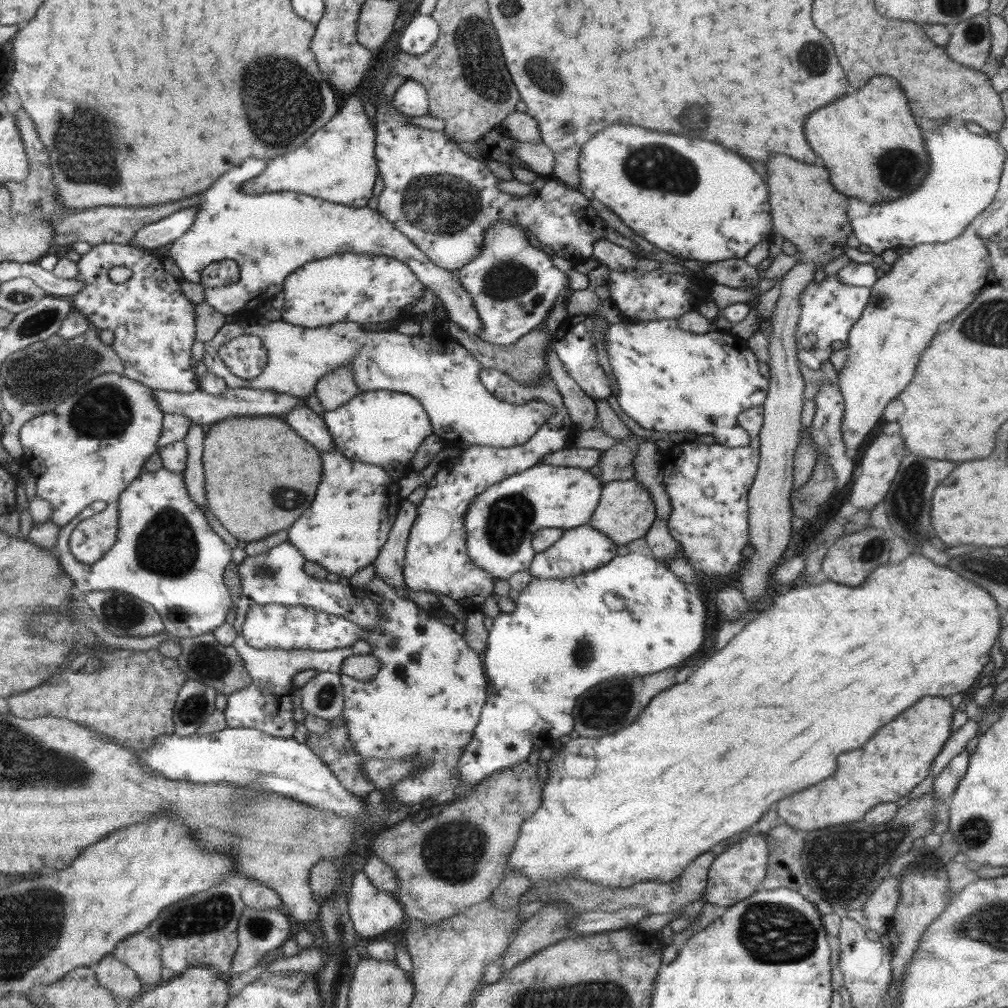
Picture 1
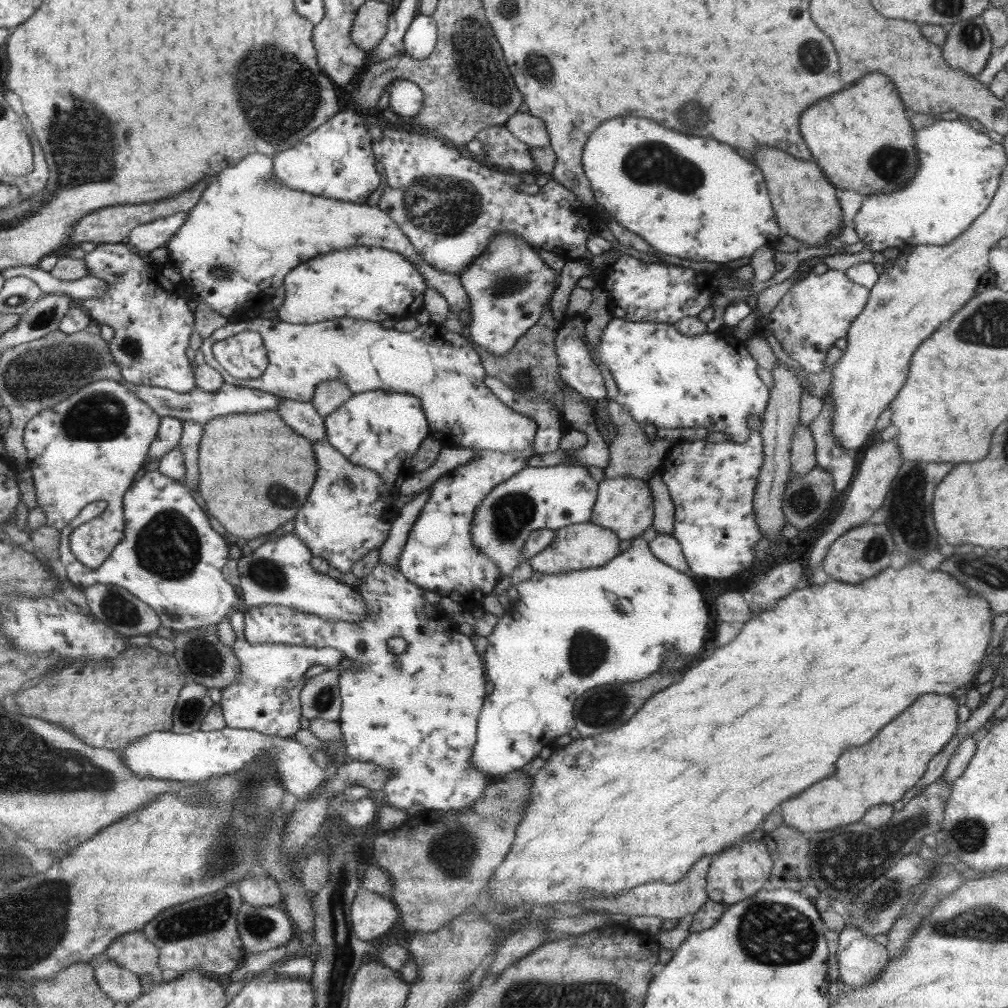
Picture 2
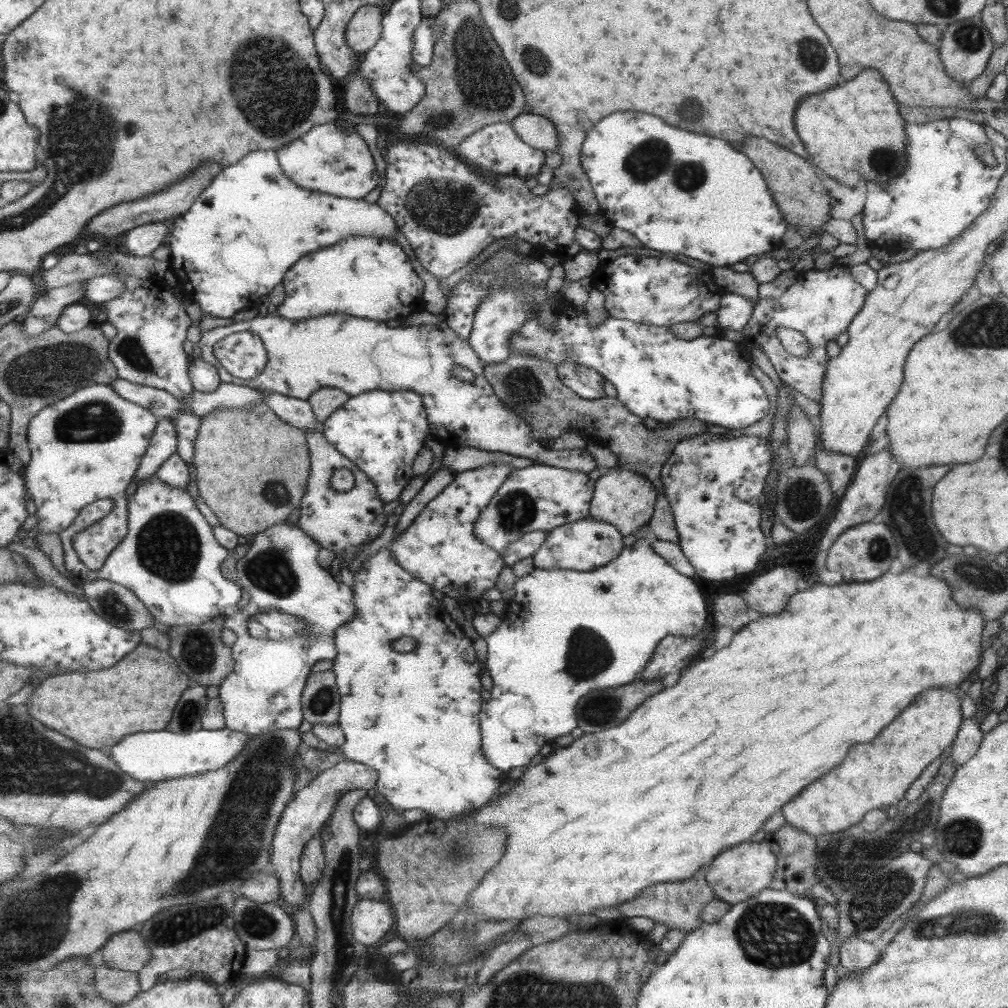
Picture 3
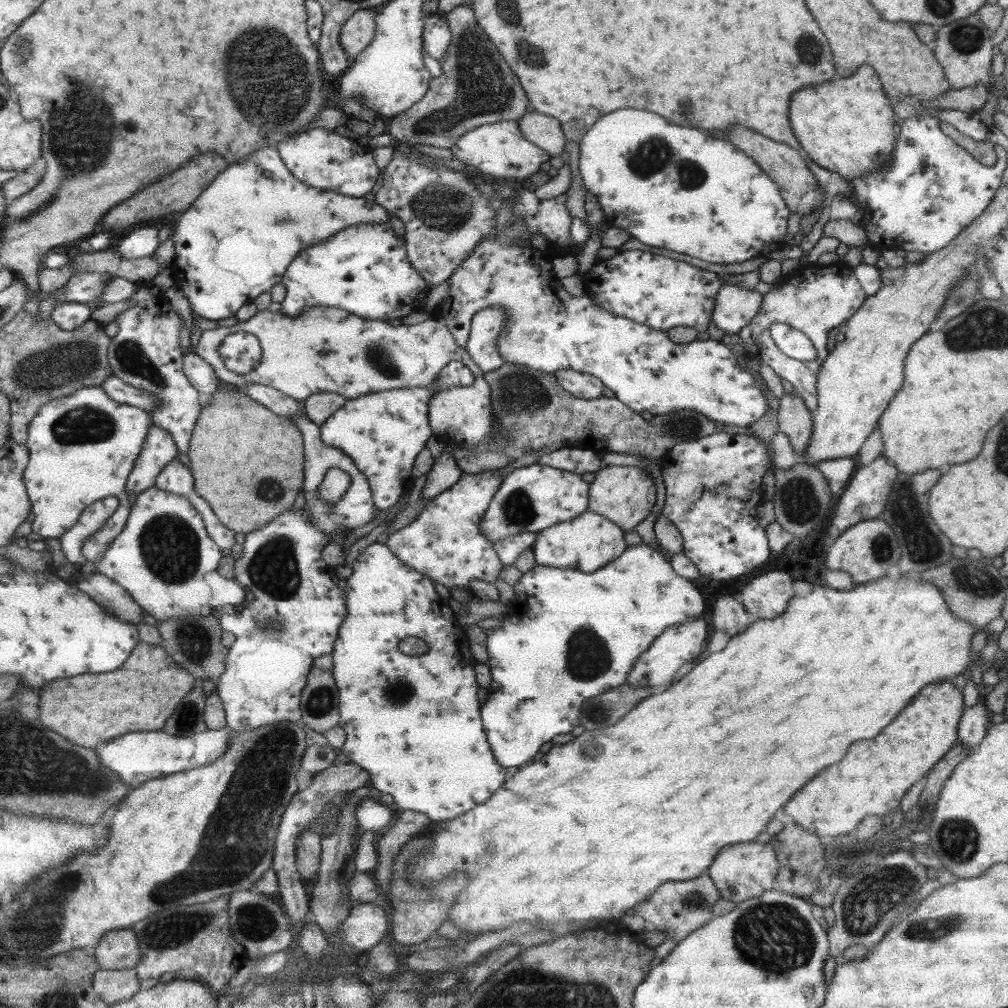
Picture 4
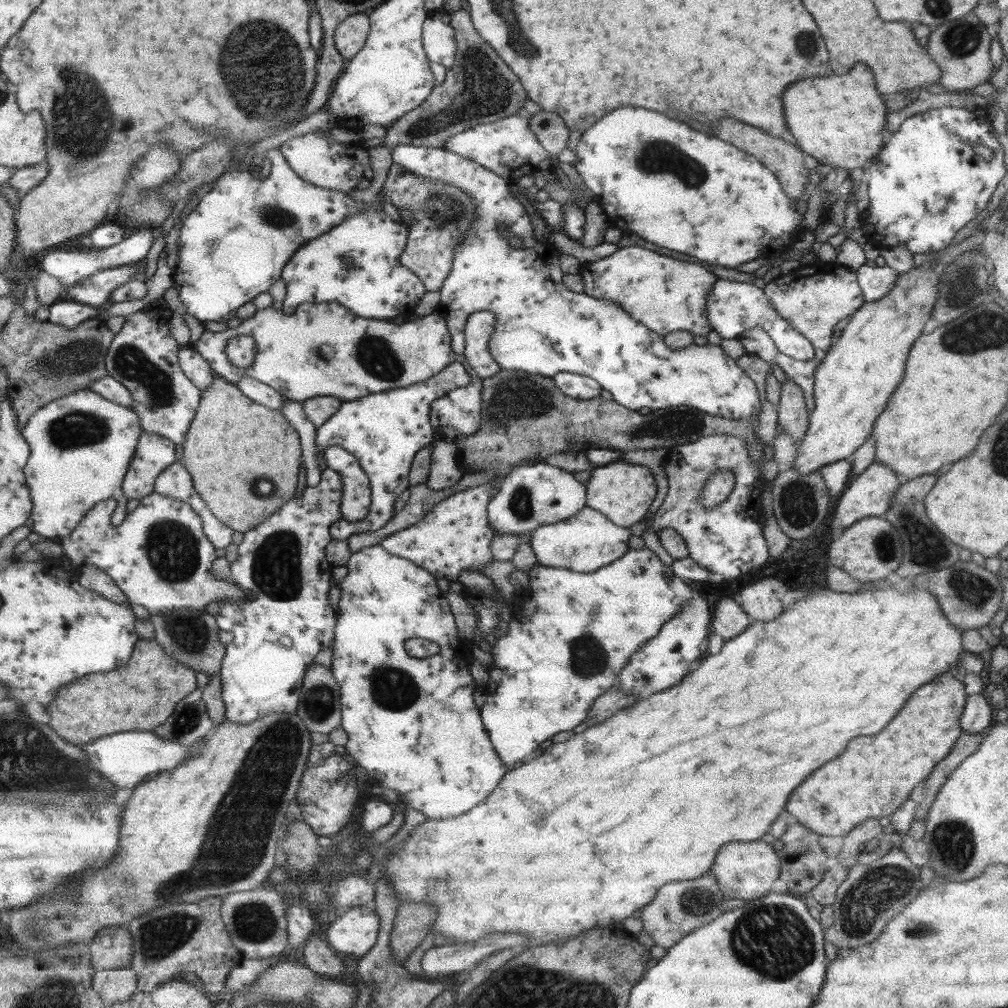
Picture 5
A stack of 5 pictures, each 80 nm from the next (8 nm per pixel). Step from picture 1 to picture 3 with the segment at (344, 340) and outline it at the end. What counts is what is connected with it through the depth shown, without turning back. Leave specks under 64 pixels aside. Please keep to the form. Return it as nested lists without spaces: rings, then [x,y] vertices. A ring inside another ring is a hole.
[[[338,312],[310,320],[288,320],[268,313],[207,330],[201,336],[202,359],[216,368],[221,382],[247,386],[260,392],[271,390],[307,401],[320,387],[339,388],[350,396],[375,390],[417,392],[427,412],[429,434],[446,446],[472,446],[488,452],[506,452],[540,460],[540,464],[585,473],[599,468],[584,446],[560,451],[543,447],[532,436],[531,426],[495,395],[493,386],[484,376],[482,362],[474,354],[469,341],[461,339],[445,323],[400,327]],[[242,331],[253,332],[263,340],[268,358],[264,370],[248,380],[232,376],[213,357],[213,346],[219,340]],[[454,365],[471,370],[473,381],[466,382],[454,376]]]

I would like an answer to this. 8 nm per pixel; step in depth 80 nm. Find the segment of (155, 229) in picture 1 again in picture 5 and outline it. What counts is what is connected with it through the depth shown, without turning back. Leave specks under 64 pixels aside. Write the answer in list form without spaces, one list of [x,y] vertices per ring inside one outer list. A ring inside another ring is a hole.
[[[130,230],[128,236],[126,236],[122,242],[117,243],[114,246],[106,246],[104,249],[92,246],[91,249],[88,248],[87,252],[64,252],[64,250],[54,250],[54,252],[50,252],[50,254],[46,254],[46,256],[44,256],[42,267],[48,274],[59,278],[62,291],[70,290],[70,288],[74,288],[76,284],[84,282],[83,280],[85,278],[89,278],[89,276],[99,273],[101,270],[127,266],[128,264],[134,264],[138,261],[146,260],[148,251],[150,250],[153,243],[154,240],[152,237],[152,231]]]

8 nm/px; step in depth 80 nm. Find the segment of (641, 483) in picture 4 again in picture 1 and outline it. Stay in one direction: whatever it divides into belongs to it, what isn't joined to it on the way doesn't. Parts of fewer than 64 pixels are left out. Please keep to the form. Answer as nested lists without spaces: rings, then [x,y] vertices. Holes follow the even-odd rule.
[[[633,478],[626,481],[603,483],[600,501],[588,524],[611,538],[616,545],[628,544],[631,540],[642,538],[657,519],[651,494]]]

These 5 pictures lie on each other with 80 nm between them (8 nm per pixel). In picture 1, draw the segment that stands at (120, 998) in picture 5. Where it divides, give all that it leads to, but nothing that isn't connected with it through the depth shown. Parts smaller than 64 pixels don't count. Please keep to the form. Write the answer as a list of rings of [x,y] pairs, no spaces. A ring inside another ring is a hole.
[[[112,954],[102,957],[93,968],[98,983],[104,986],[105,989],[111,990],[118,999],[129,999],[133,1001],[145,990],[135,972],[120,959],[112,956]]]

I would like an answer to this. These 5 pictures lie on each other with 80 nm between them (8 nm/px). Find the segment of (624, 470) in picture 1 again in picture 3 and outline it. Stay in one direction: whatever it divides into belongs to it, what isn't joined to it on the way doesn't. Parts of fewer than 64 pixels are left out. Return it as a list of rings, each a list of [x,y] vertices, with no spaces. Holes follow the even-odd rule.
[[[514,351],[514,354],[502,364],[492,364],[492,366],[483,366],[486,380],[493,386],[495,395],[507,406],[513,413],[525,420],[531,426],[532,436],[541,442],[542,439],[554,440],[568,429],[573,430],[575,434],[580,434],[588,439],[594,439],[608,447],[618,458],[616,467],[624,470],[633,470],[642,476],[645,476],[650,482],[654,483],[658,494],[664,493],[663,482],[661,479],[661,470],[666,460],[671,455],[674,447],[685,438],[700,435],[710,425],[697,418],[677,418],[672,422],[660,423],[654,431],[646,429],[643,419],[632,414],[616,397],[600,397],[594,400],[588,400],[572,392],[560,379],[557,373],[557,366],[550,362],[540,362],[538,358],[532,358],[528,354],[520,354]]]

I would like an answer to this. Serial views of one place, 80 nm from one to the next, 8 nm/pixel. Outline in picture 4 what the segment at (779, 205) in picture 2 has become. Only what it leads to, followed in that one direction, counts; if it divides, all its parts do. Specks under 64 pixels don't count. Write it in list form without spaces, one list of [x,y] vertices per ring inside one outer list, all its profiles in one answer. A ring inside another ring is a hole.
[[[736,126],[728,134],[728,140],[738,150],[746,152],[750,158],[753,158],[756,164],[776,183],[780,196],[792,213],[797,212],[802,217],[804,214],[810,214],[822,207],[823,192],[820,191],[820,185],[795,148],[783,142],[780,144],[780,142],[766,138],[766,136],[760,136],[758,132],[742,128],[742,126]]]

